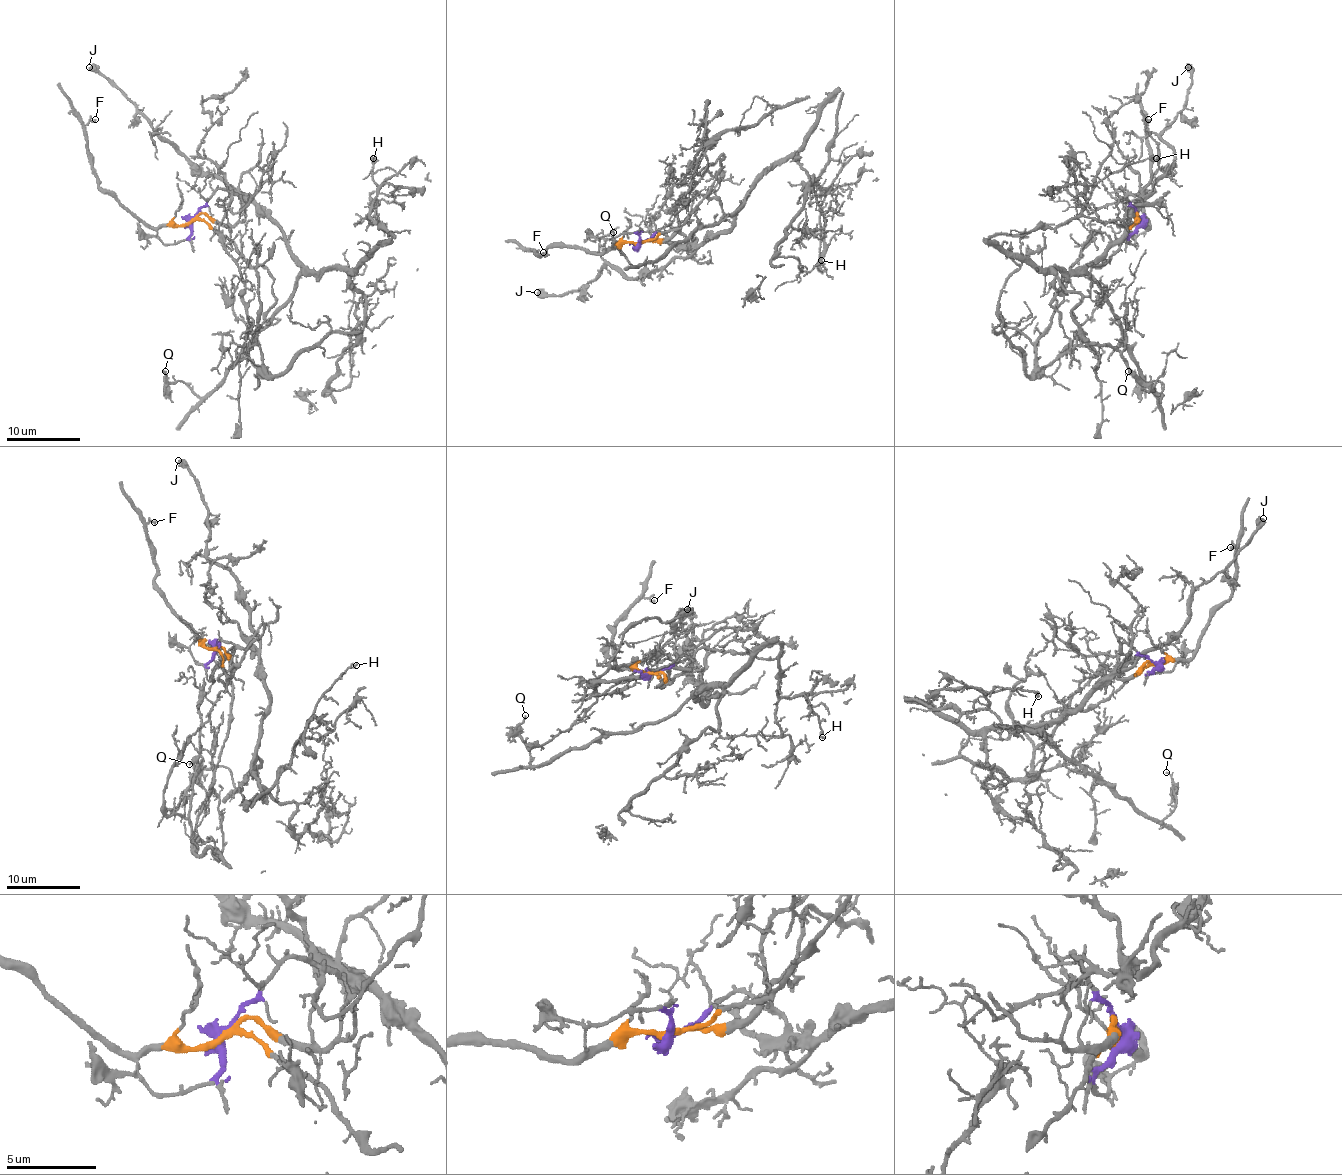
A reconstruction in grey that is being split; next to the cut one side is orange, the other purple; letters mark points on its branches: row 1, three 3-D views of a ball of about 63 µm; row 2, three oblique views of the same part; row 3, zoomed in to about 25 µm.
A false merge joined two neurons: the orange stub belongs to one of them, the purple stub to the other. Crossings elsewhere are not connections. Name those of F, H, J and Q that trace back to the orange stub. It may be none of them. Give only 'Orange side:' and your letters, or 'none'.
Orange side: F

